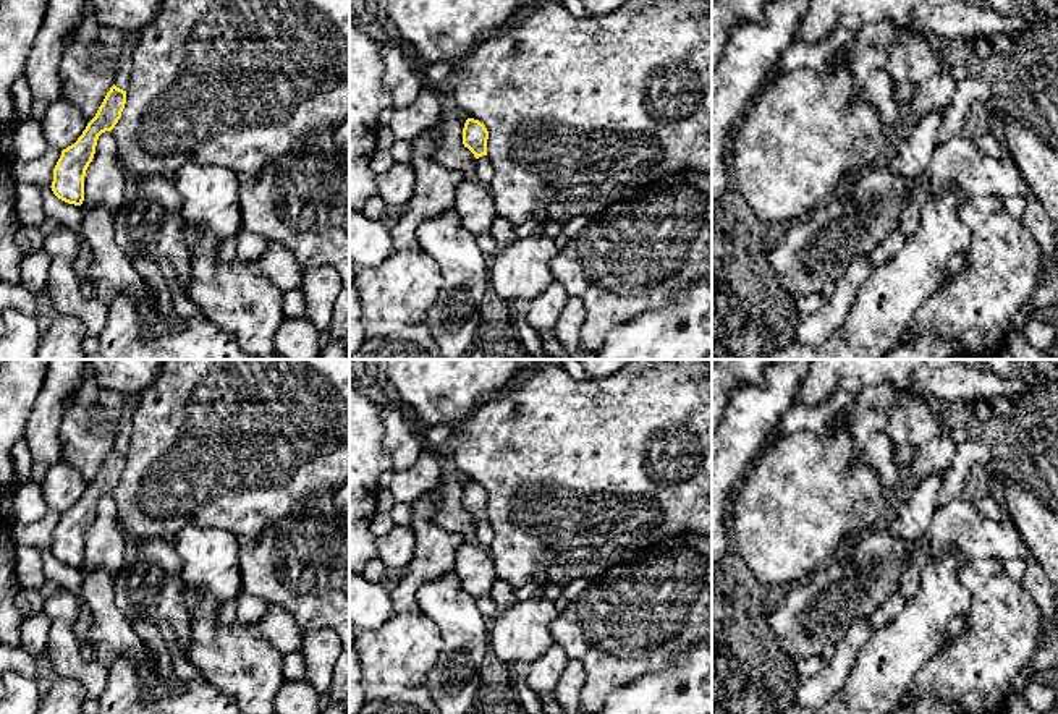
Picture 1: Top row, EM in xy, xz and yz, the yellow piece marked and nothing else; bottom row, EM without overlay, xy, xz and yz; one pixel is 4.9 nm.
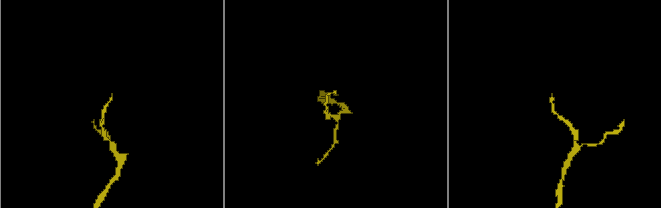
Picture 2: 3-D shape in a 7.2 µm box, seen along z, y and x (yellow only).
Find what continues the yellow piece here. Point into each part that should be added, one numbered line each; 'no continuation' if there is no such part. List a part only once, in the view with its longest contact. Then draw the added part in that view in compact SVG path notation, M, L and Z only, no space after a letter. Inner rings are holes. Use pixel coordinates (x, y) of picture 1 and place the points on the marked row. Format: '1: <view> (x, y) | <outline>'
1: xy (122, 78) | M125 32L125 36L126 36L125 50L121 55L118 71L113 79L113 84L123 91L126 91L129 83L133 49L138 42L139 32Z

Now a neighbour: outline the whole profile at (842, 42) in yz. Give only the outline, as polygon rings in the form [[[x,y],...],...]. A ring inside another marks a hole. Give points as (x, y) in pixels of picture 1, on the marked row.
[[[836,26],[835,31],[815,42],[807,44],[794,40],[780,57],[775,66],[775,76],[793,73],[798,70],[830,71],[830,60],[841,57],[853,66],[856,60],[857,32],[853,32],[843,26]]]

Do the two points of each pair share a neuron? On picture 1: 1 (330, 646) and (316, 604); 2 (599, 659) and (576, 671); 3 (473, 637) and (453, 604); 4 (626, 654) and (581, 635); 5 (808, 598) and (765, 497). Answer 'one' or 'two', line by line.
1: two
2: two
3: one
4: one
5: two

